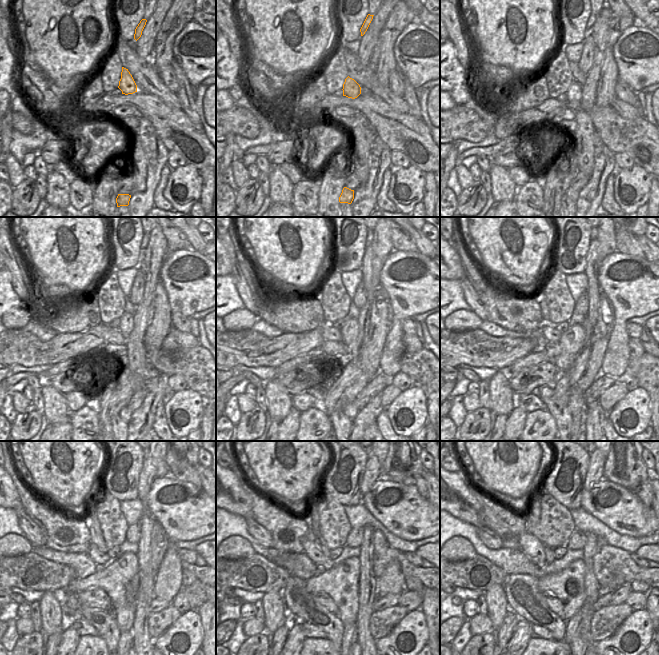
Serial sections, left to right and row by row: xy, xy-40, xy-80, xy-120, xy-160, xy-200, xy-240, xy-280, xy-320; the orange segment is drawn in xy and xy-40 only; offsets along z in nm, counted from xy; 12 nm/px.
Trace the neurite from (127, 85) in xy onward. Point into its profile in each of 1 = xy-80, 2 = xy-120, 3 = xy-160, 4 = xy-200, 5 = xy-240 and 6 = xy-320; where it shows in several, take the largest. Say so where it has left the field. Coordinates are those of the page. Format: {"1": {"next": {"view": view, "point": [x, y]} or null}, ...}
{"1": {"next": {"view": "xy-80", "point": [574, 94]}}, "2": {"next": {"view": "xy-120", "point": [126, 325]}}, "3": {"next": {"view": "xy-160", "point": [349, 332]}}, "4": {"next": {"view": "xy-200", "point": [572, 341]}}, "5": {"next": {"view": "xy-240", "point": [117, 575]}}, "6": {"next": {"view": "xy-320", "point": [569, 588]}}}

